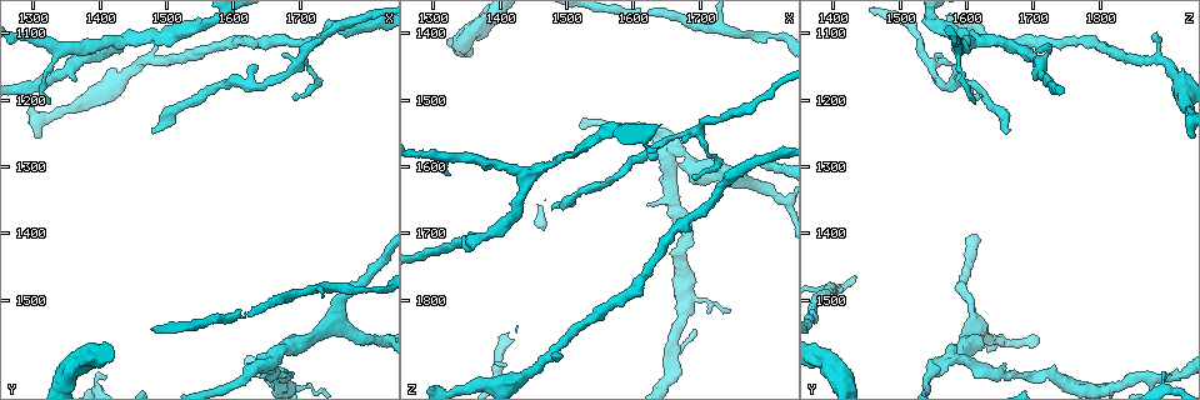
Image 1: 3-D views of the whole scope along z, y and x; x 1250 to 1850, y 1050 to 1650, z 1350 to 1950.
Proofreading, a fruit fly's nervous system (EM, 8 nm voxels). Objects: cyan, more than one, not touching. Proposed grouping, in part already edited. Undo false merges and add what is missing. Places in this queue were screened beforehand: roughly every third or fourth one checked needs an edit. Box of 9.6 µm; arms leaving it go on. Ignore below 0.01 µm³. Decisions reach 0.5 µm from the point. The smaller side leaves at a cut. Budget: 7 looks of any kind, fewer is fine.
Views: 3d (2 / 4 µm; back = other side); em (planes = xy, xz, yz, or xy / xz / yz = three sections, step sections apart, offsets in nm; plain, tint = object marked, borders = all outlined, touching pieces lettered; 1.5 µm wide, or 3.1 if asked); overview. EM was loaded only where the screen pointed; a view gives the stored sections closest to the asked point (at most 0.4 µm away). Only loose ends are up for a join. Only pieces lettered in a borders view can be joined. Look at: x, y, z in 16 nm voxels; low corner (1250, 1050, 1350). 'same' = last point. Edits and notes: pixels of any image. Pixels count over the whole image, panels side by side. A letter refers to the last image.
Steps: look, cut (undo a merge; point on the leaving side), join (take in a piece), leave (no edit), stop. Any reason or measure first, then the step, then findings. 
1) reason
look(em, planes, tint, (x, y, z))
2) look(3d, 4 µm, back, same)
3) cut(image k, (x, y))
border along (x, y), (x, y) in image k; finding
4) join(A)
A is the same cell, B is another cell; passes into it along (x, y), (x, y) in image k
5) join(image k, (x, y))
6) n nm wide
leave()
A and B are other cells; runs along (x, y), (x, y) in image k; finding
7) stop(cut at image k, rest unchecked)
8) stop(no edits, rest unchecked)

an open end
look(em, xz, step 4, tint, (1620, 1590, 1660))

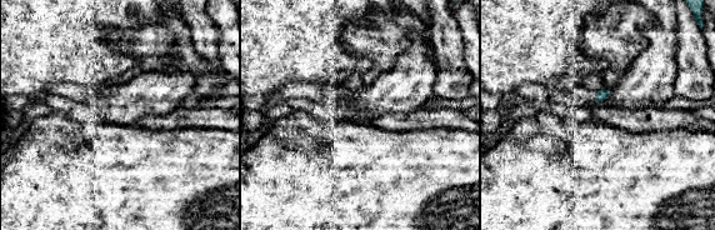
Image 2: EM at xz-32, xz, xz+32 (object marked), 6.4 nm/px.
look(em, planes, borders, same)

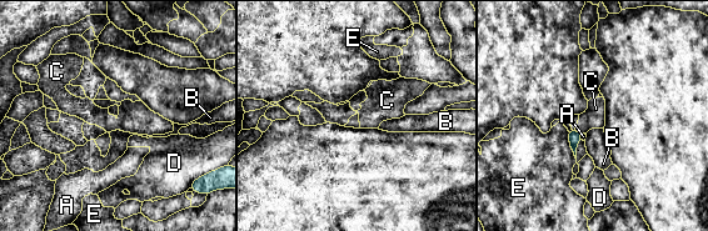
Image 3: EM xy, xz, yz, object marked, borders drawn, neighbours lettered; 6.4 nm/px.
leave()
A, B, C, D and E are other cells; none of them fits

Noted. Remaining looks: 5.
sudden change in width
look(3d, 4 µm, (1655, 1620, 1880))

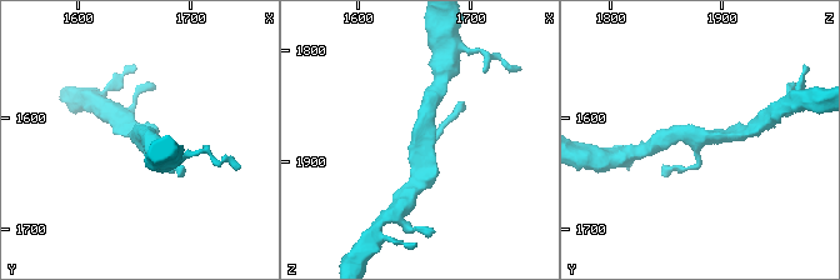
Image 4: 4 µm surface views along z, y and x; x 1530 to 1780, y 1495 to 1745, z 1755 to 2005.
look(em, yz, step 4, tint, (1656, 1620, 1878))

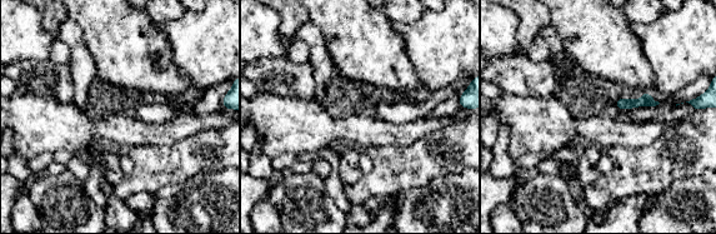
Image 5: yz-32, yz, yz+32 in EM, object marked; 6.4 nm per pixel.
another direction
look(em, planes, borders, same)

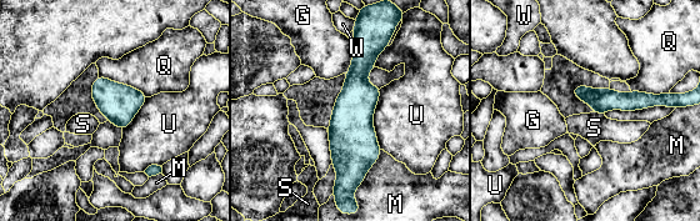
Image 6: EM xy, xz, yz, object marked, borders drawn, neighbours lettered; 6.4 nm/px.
leave()
G, M, Q, S, U and W are other cells; border along (593, 111), (604, 115) in image 6; continuous, no second neuron

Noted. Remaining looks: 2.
stop(no edits, rest unchecked)

